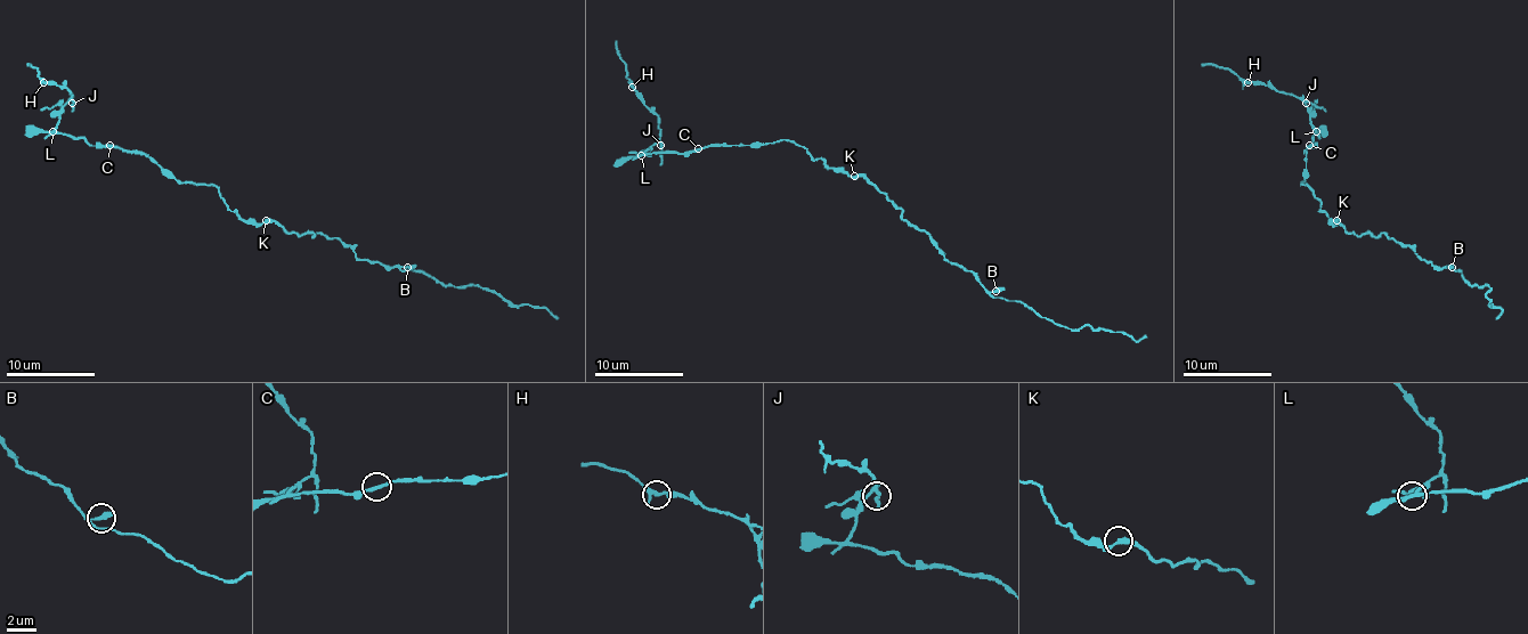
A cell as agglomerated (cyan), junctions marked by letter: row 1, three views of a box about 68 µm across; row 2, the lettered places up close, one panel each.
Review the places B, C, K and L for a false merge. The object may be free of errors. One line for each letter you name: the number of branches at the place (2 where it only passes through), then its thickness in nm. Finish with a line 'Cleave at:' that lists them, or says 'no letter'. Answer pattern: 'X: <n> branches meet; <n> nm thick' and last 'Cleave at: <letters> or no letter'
L: 3 branches meet; 220 nm thick
Cleave at: L

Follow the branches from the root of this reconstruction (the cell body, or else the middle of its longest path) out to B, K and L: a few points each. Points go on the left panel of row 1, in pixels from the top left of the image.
B: (252, 220), (278, 222), (299, 236), (320, 234), (336, 238), (358, 258), (376, 260), (388, 267), (407, 267)
K: (252, 220), (266, 220)
L: (252, 220), (232, 212), (214, 185), (179, 183), (143, 154), (96, 147), (83, 138), (51, 131)

